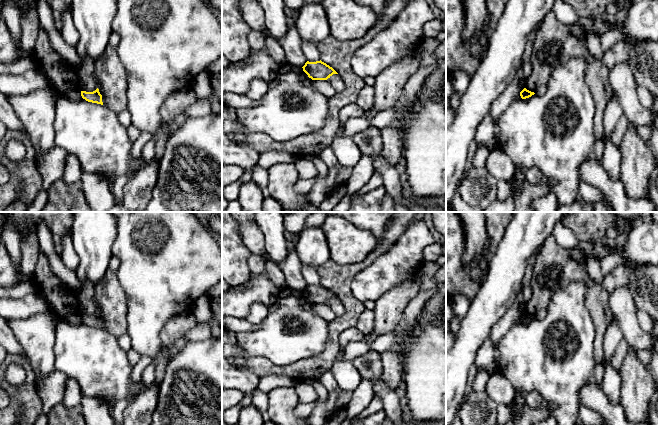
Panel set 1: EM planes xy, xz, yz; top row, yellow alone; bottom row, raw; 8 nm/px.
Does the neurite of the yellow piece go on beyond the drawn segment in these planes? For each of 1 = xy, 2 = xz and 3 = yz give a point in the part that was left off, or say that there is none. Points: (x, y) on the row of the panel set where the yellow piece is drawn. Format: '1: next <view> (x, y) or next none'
1: next none
2: next none
3: next none

